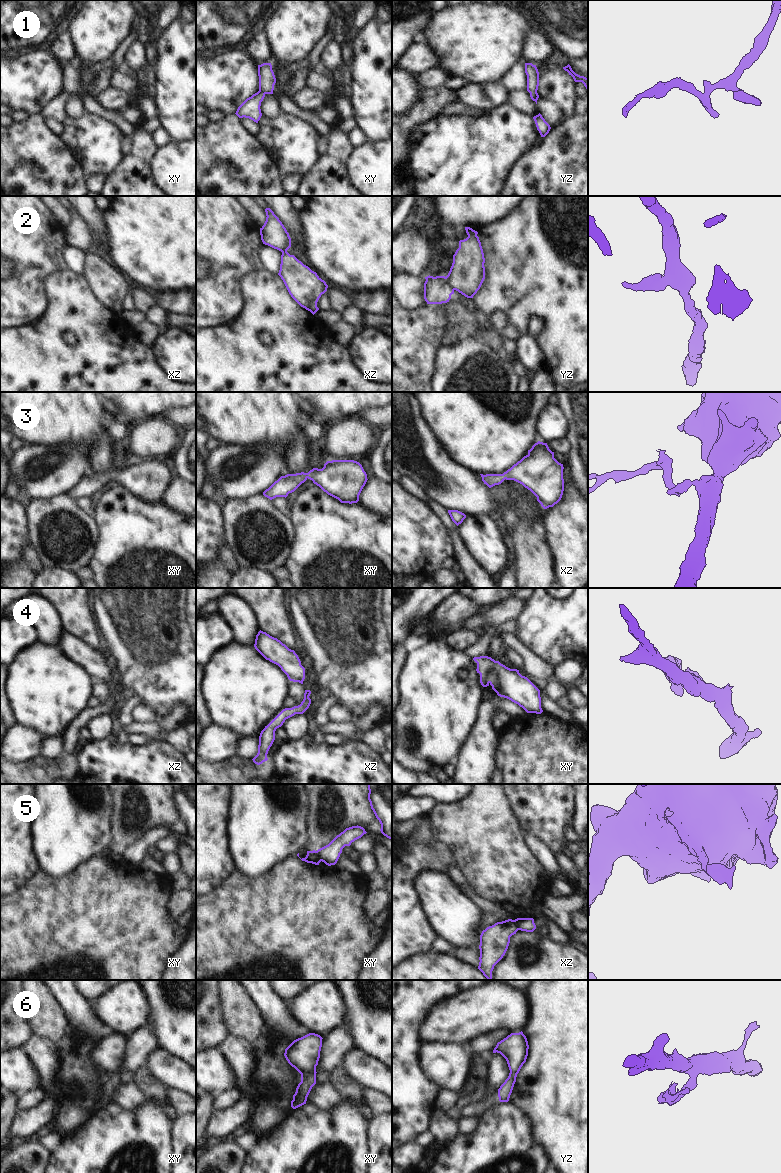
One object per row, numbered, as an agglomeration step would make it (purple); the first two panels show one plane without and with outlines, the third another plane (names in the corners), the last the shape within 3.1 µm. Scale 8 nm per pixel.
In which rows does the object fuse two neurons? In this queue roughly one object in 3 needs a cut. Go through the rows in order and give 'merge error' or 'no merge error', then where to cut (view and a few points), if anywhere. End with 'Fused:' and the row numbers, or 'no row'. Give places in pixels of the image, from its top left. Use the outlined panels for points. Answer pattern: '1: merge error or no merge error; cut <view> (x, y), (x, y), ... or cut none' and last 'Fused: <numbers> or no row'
1: no merge error; cut none
2: merge error; cut yz (445, 277), (454, 289)
3: no merge error; cut none
4: no merge error; cut none
5: merge error; cut xy (316, 851), (321, 860)
6: no merge error; cut none
Fused: 2, 5

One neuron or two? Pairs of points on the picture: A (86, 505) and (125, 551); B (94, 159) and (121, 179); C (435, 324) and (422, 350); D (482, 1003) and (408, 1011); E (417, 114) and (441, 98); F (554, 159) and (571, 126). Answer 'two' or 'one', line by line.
A: two
B: two
C: one
D: two
E: one
F: one

